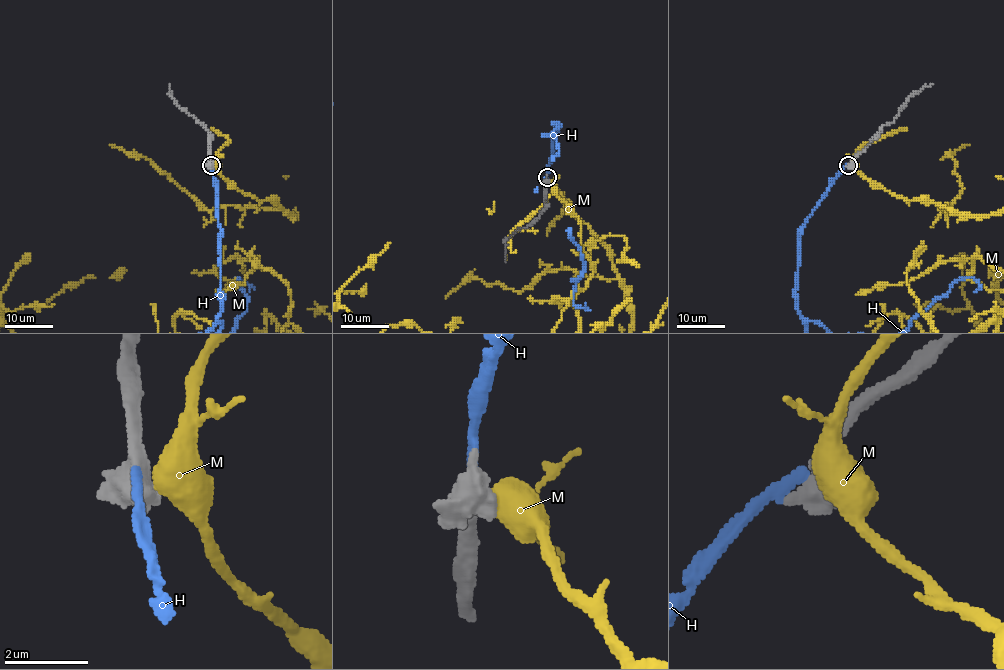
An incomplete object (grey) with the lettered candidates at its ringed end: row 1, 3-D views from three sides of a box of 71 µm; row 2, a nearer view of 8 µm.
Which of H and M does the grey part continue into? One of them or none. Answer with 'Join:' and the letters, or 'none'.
Join: H

